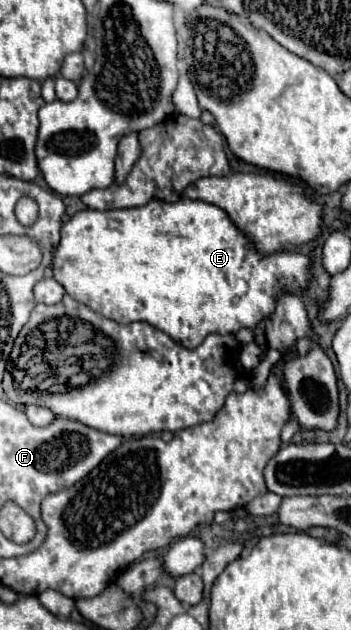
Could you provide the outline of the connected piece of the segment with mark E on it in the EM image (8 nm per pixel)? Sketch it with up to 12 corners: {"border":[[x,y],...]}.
{"border":[[201,200],[81,210],[55,280],[185,348],[255,328],[309,258]]}

